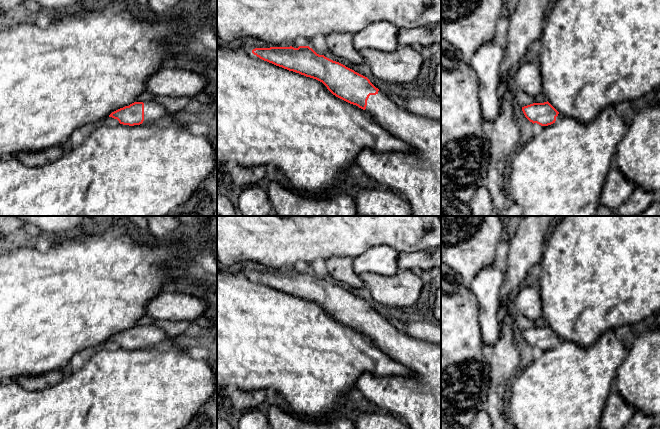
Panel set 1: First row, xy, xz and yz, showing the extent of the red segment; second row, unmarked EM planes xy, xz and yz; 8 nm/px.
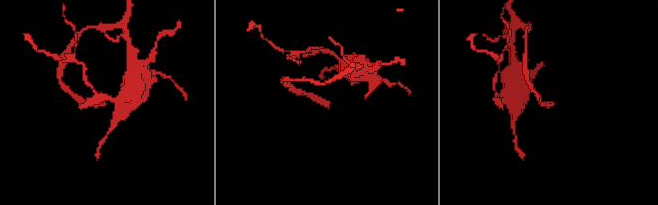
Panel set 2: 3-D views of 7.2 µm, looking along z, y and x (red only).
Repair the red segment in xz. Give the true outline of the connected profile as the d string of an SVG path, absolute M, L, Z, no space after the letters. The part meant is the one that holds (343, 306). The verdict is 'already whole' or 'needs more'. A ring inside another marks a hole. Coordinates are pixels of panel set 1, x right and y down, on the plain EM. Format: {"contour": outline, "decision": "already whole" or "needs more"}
{"contour": "M309 270L255 272L252 277L276 290L322 306L333 319L365 334L381 351L410 369L414 377L375 377L365 372L354 389L388 413L396 415L410 429L441 429L441 344L414 338L398 330L367 301L317 278Z", "decision": "needs more"}

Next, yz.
{"contour": "M548 325L524 330L522 335L530 346L541 349L542 355L512 379L508 416L512 426L518 429L600 429L600 419L607 404L616 371L623 364L628 353L615 331L605 332L587 348L560 338Z", "decision": "needs more"}

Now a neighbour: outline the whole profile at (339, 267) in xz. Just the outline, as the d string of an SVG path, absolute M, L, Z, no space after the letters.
M334 256L326 261L329 275L353 288L364 288L365 284L353 269L353 257Z

